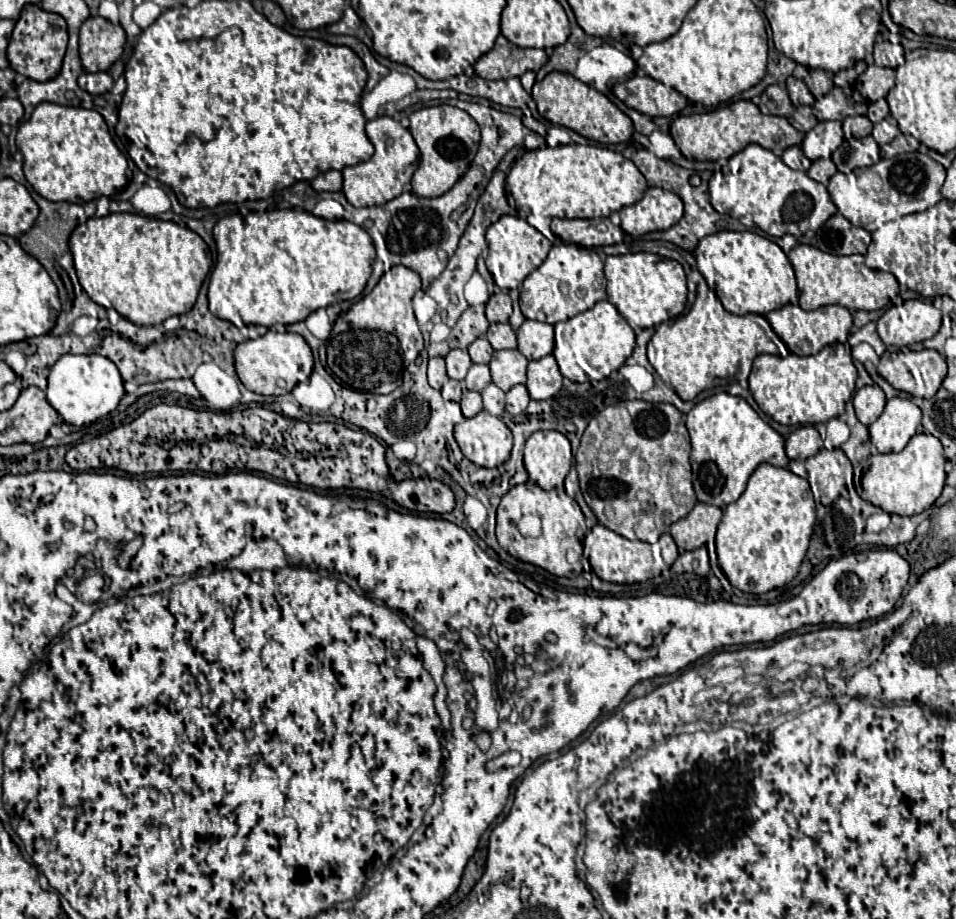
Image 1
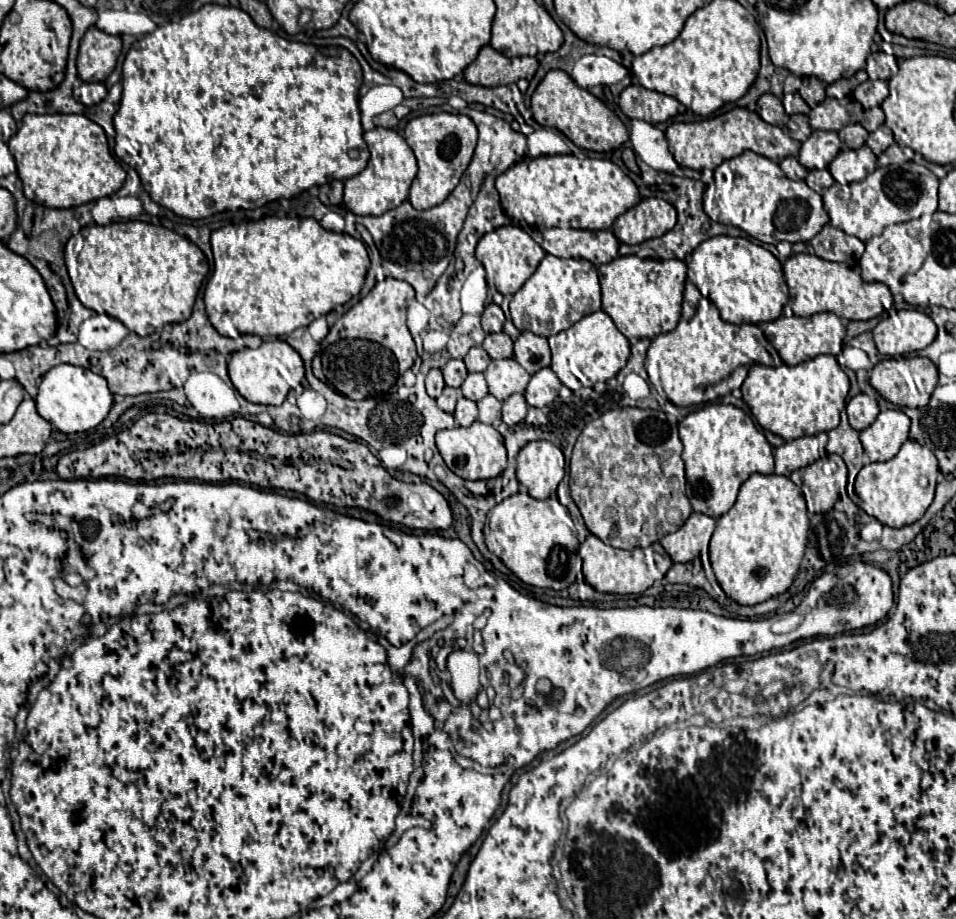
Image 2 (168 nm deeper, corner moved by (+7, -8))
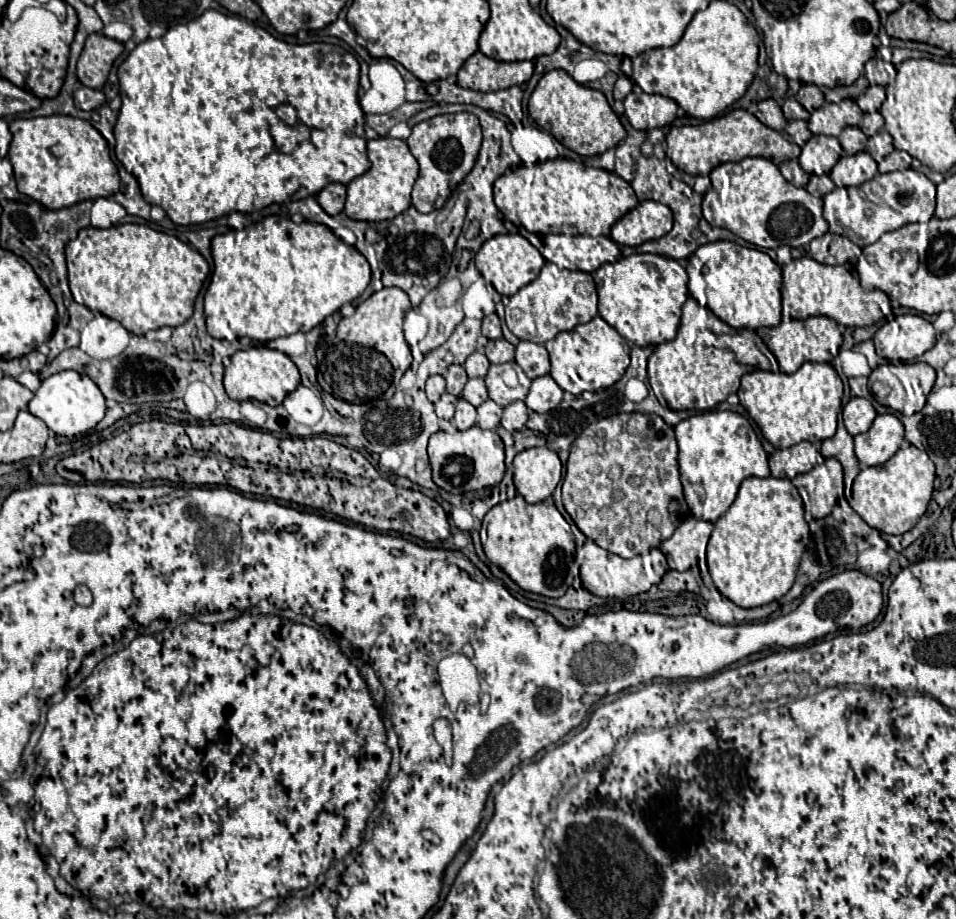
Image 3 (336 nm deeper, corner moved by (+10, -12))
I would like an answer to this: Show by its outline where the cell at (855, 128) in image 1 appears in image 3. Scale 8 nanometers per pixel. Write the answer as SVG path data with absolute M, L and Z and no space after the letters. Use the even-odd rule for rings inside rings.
M846 127L840 133L840 137L838 137L838 141L840 141L840 145L842 145L842 149L844 149L846 155L856 155L856 153L864 151L866 139L868 137L858 127Z

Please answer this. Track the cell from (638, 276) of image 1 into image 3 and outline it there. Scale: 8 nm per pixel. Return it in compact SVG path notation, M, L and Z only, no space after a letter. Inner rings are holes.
M630 255L594 271L598 289L598 315L612 325L628 343L638 347L656 347L676 337L680 311L688 299L686 269L670 257Z

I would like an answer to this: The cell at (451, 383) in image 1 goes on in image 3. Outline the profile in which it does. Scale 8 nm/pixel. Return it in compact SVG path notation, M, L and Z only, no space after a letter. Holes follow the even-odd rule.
M444 393L440 401L434 404L436 415L445 420L451 420L455 413L457 398L450 393Z

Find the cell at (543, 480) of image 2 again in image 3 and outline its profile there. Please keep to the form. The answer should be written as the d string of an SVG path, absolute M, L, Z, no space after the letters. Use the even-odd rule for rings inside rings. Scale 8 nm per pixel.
M534 447L514 457L513 482L516 491L528 503L540 503L552 497L560 481L562 463L548 447Z

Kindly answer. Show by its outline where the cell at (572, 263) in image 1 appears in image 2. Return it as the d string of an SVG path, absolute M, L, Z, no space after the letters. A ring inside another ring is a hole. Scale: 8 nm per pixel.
M545 255L537 271L525 281L525 285L511 297L509 311L513 325L519 331L531 331L541 337L557 335L569 329L581 317L601 309L601 287L597 267L585 259L561 259Z

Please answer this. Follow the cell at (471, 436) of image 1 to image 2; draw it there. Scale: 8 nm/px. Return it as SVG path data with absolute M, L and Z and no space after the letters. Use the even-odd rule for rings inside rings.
M475 421L469 427L437 431L435 445L437 445L445 465L461 479L469 479L469 481L493 479L493 477L499 477L503 473L503 469L507 467L507 451L505 451L501 433L493 425L485 425L481 421Z

